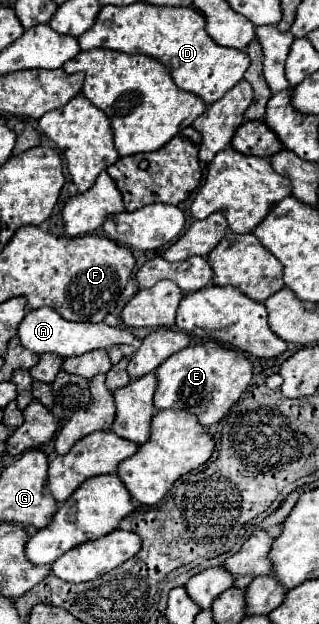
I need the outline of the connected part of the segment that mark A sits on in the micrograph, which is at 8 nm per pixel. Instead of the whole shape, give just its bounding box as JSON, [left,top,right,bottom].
[18,308,134,358]

